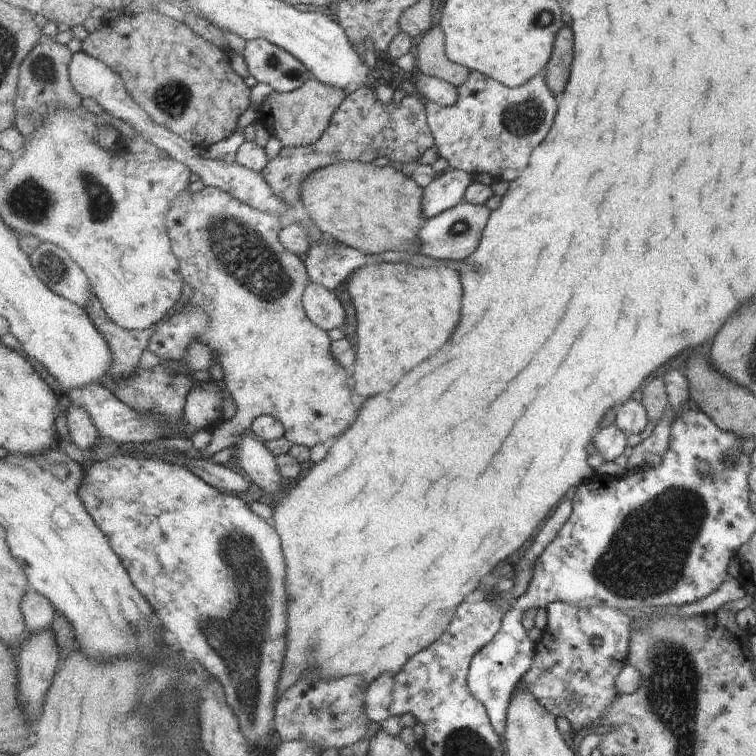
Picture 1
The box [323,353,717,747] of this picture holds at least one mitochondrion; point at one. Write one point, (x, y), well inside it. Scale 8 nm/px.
(646, 553)

